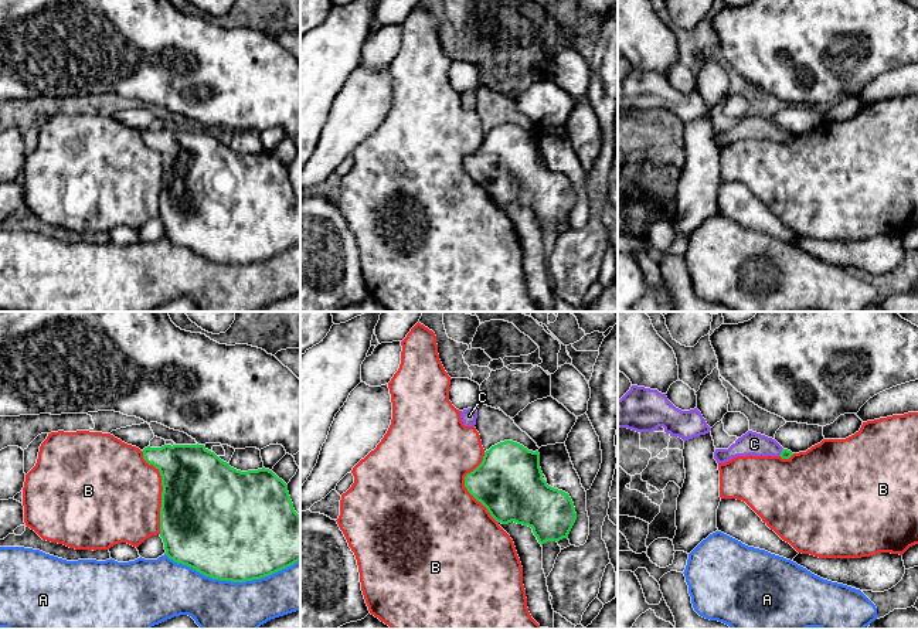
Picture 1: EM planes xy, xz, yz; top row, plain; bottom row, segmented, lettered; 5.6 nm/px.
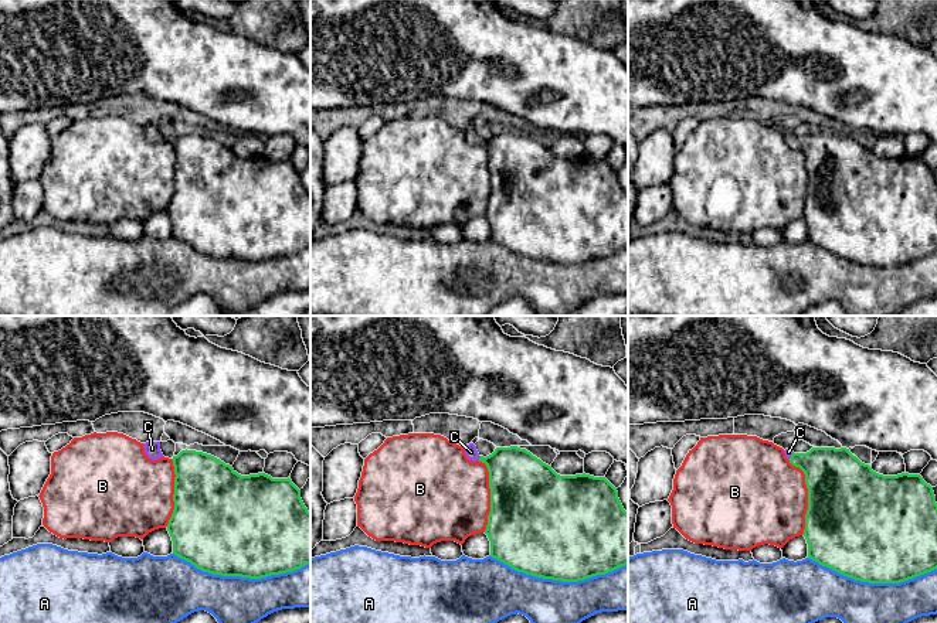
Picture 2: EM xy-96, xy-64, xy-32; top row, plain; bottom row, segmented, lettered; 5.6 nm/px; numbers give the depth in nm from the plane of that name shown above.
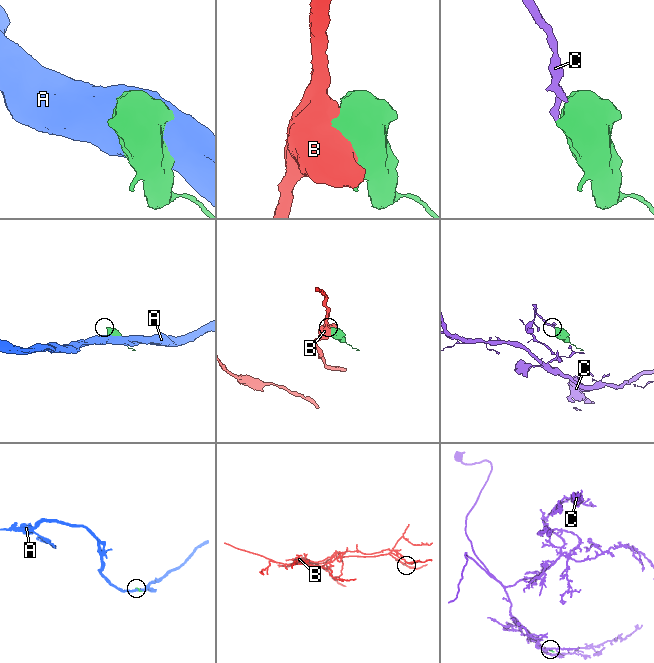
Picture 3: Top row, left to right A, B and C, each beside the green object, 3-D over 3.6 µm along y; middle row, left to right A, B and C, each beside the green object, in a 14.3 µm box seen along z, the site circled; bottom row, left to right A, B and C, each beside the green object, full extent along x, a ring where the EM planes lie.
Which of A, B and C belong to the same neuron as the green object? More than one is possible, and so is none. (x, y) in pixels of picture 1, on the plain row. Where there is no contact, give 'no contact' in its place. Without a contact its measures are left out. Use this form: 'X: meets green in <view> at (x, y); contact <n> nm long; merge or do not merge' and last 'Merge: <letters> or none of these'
A: meets green in xy at (233, 264); contact 750 nm long; do not merge
B: meets green in xy at (162, 174); contact 480 nm long; do not merge
C: meets green in yz at (781, 135); contact 50 nm long; merge
Merge: C

